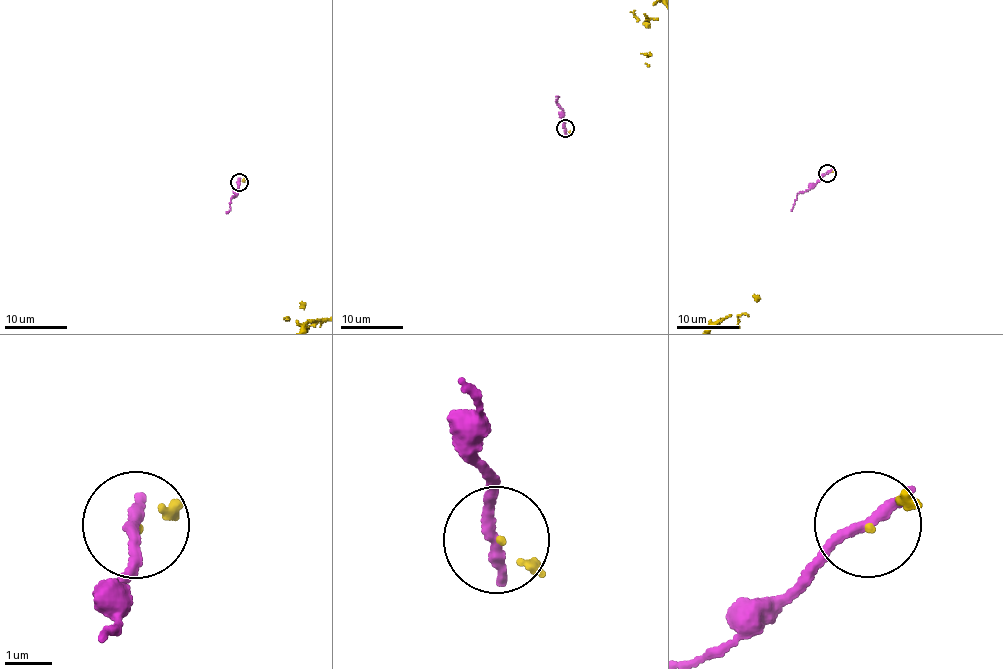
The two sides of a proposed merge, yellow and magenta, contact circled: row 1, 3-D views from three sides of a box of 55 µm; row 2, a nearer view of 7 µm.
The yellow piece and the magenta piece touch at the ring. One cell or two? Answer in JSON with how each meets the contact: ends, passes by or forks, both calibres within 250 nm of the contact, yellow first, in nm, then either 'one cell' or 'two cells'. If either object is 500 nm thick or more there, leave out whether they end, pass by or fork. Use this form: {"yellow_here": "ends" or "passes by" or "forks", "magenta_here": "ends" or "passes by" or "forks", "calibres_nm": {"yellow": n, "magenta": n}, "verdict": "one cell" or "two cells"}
{"yellow_here": "ends", "magenta_here": "ends", "calibres_nm": {"yellow": 70, "magenta": 280}, "verdict": "two cells"}

